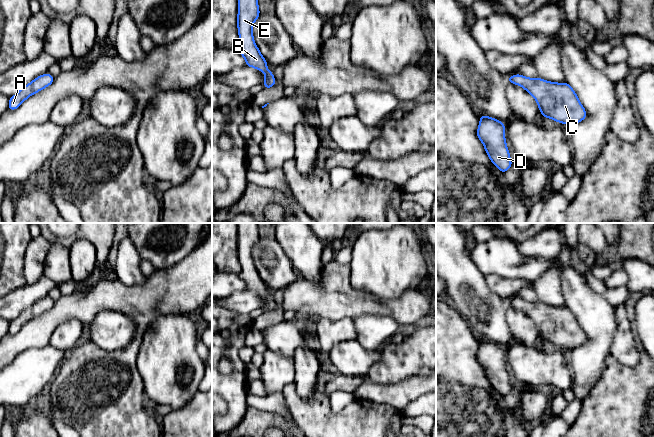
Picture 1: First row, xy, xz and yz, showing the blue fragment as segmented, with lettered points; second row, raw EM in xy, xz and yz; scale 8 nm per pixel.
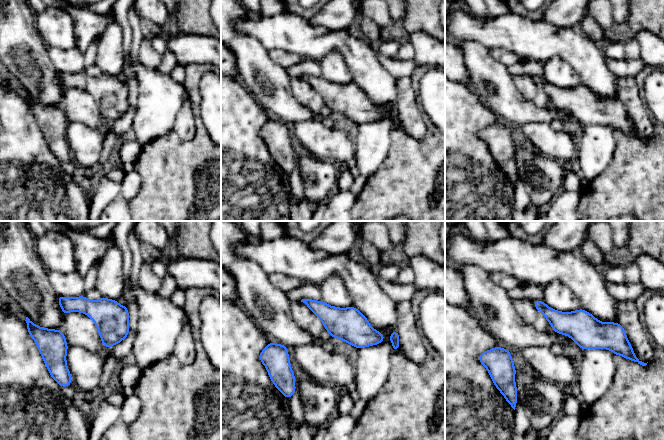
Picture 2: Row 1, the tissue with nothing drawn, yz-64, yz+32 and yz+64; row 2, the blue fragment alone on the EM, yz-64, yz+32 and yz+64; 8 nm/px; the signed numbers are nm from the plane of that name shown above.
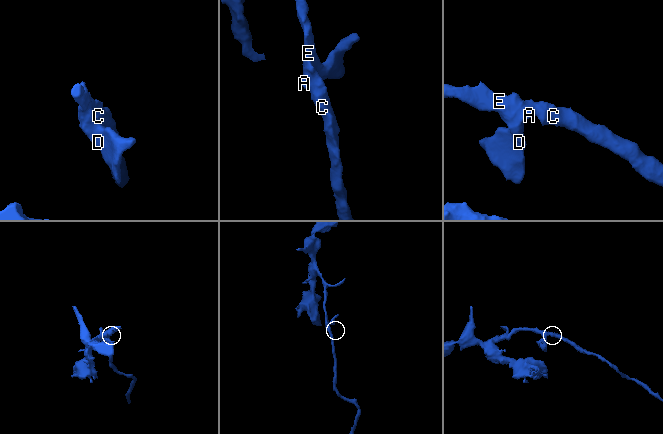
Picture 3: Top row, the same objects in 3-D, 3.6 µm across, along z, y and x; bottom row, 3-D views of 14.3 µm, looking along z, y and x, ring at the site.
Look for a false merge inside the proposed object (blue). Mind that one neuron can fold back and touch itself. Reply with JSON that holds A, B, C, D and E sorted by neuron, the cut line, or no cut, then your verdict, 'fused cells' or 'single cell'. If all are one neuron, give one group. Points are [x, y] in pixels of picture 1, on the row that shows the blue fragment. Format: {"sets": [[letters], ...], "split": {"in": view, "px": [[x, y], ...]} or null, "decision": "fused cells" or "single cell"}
{"sets": [["A", "B", "C", "D", "E"]], "split": null, "decision": "single cell"}

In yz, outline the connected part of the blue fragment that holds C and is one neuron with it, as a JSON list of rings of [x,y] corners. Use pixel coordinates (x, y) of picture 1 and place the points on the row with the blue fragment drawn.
[[[520,74],[507,78],[507,81],[520,85],[534,97],[544,118],[571,127],[587,117],[575,91],[566,82],[548,82],[539,77],[531,79]]]

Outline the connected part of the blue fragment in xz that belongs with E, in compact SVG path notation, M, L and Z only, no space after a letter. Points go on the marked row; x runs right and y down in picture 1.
M238 0L238 34L241 41L239 53L245 58L246 66L256 68L265 73L265 88L271 88L276 83L273 73L267 69L267 62L255 44L252 26L259 17L257 0Z

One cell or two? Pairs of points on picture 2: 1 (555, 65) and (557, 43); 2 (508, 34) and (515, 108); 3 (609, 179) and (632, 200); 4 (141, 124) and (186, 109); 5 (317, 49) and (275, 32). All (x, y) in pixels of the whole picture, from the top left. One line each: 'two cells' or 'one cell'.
1: two cells
2: two cells
3: one cell
4: two cells
5: one cell

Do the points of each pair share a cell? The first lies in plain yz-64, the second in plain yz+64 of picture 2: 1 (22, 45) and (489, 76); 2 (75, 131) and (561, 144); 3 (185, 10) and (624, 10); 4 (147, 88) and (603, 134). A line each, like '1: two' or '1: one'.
1: one
2: one
3: two
4: one

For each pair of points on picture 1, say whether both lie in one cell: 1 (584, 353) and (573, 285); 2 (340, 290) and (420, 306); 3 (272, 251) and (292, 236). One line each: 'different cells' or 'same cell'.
1: same cell
2: same cell
3: different cells

